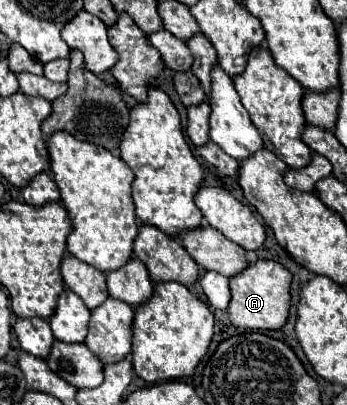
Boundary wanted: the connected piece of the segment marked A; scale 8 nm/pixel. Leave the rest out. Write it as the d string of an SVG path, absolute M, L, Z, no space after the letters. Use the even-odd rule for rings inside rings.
M257 261L249 265L243 273L231 277L231 303L229 319L237 329L251 331L277 331L285 325L291 307L291 273L277 261Z

